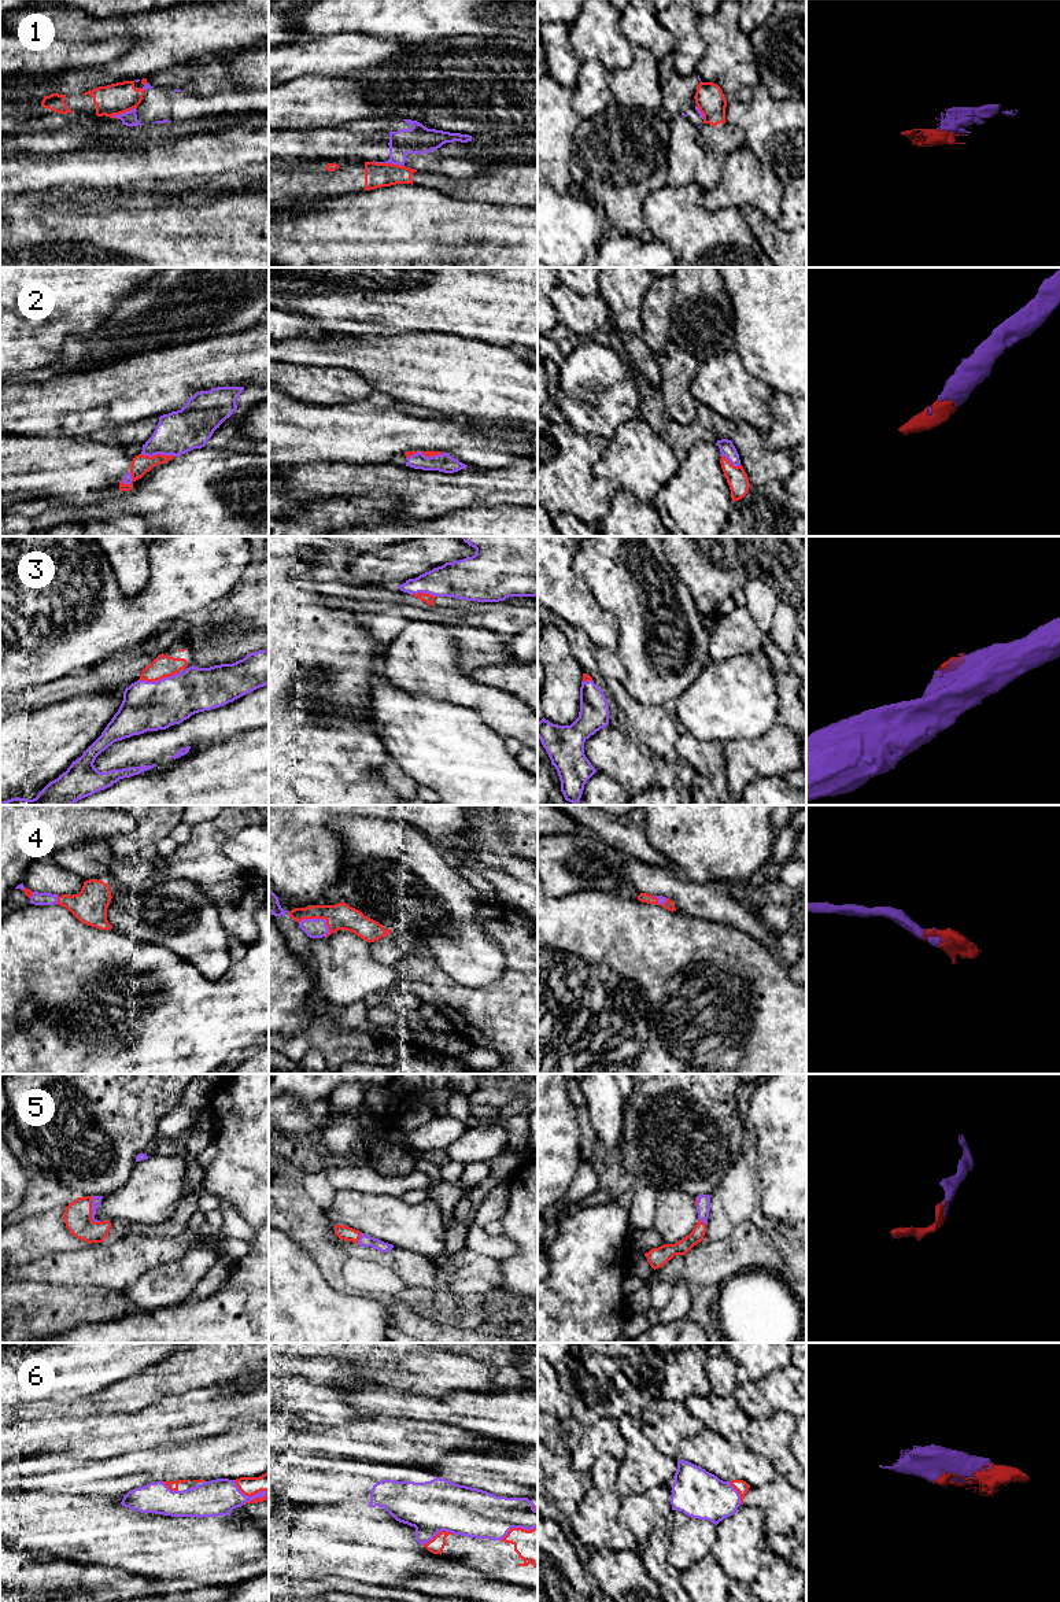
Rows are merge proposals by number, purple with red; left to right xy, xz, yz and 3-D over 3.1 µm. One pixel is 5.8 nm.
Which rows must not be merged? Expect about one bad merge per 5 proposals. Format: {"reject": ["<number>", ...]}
{"reject": ["1"]}

